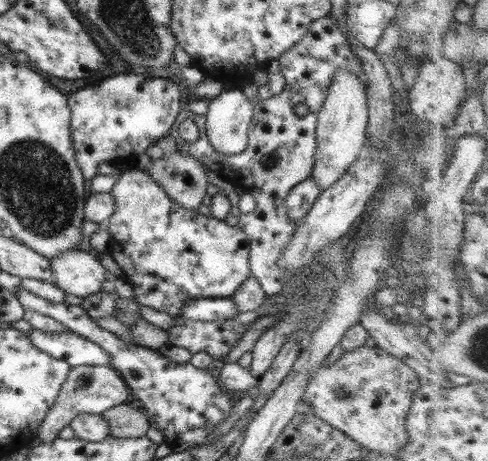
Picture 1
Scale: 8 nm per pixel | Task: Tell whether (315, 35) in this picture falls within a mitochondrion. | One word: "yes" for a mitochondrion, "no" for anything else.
no

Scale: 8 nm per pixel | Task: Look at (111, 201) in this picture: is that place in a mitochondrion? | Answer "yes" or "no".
no

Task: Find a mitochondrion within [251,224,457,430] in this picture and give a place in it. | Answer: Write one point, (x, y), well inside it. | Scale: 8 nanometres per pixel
(345, 393)

